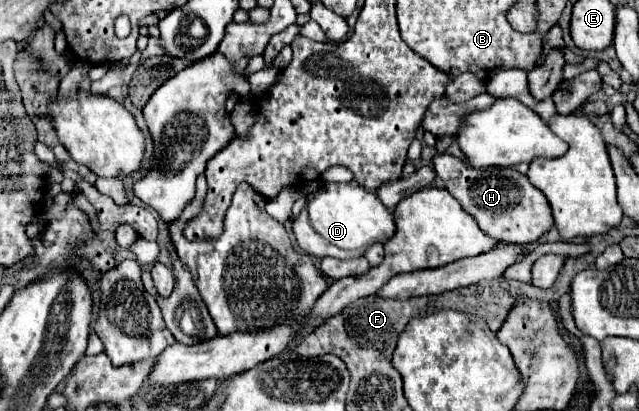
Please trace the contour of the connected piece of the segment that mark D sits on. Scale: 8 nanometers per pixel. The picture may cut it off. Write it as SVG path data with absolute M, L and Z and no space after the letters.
M355 181L325 183L293 221L293 233L299 247L309 255L357 259L363 257L371 245L385 243L395 233L395 221L377 193L363 189Z

